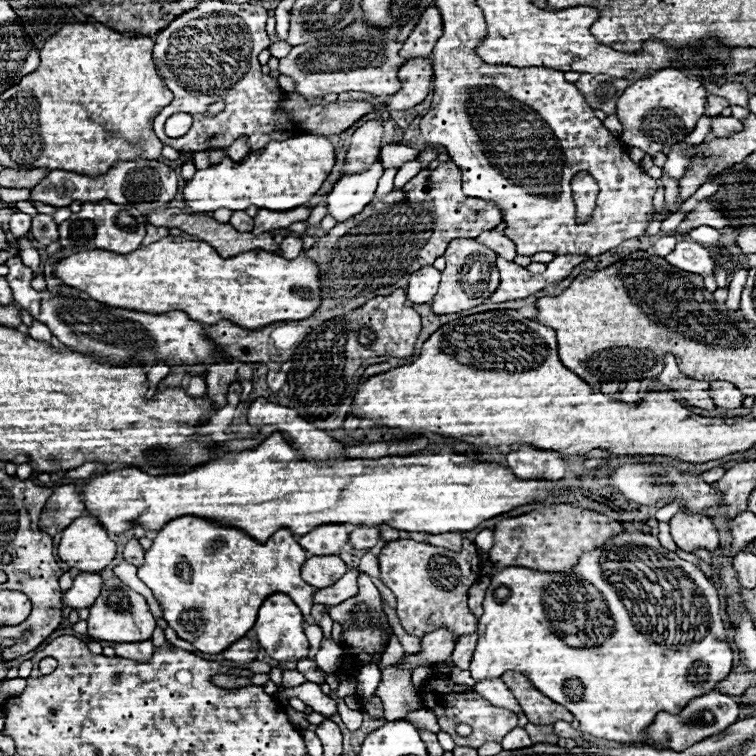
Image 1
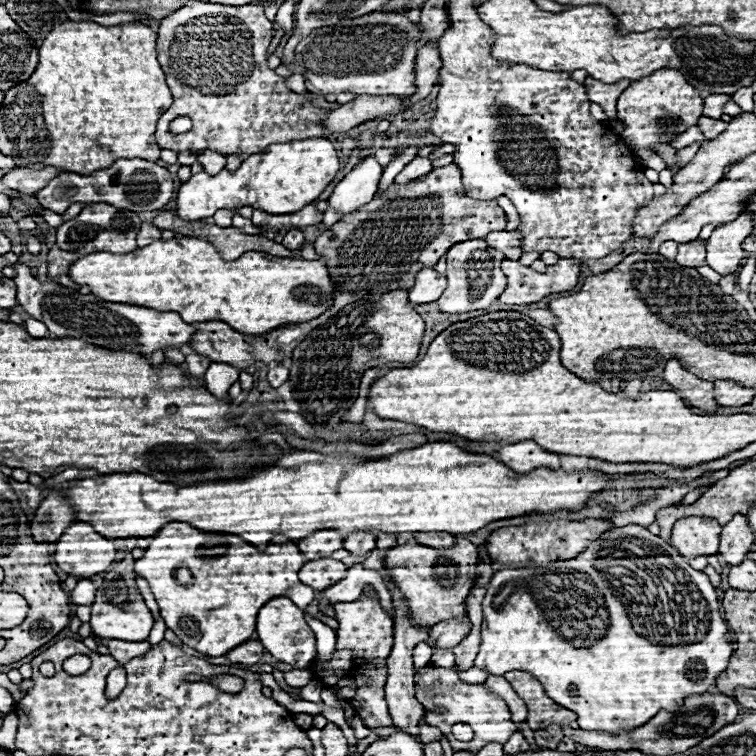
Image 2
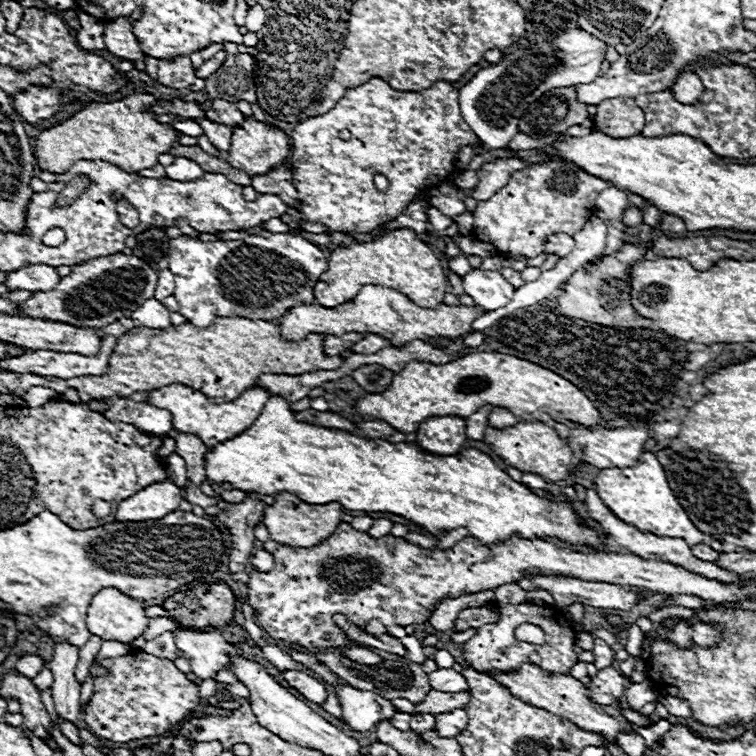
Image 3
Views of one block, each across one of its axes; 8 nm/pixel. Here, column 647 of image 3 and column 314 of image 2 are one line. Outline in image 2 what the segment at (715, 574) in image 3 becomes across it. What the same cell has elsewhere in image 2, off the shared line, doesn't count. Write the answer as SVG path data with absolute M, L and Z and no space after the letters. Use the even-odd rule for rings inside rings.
M318 530L302 540L298 540L300 552L304 552L306 560L318 560L330 556L334 550L342 548L344 536L338 530Z

